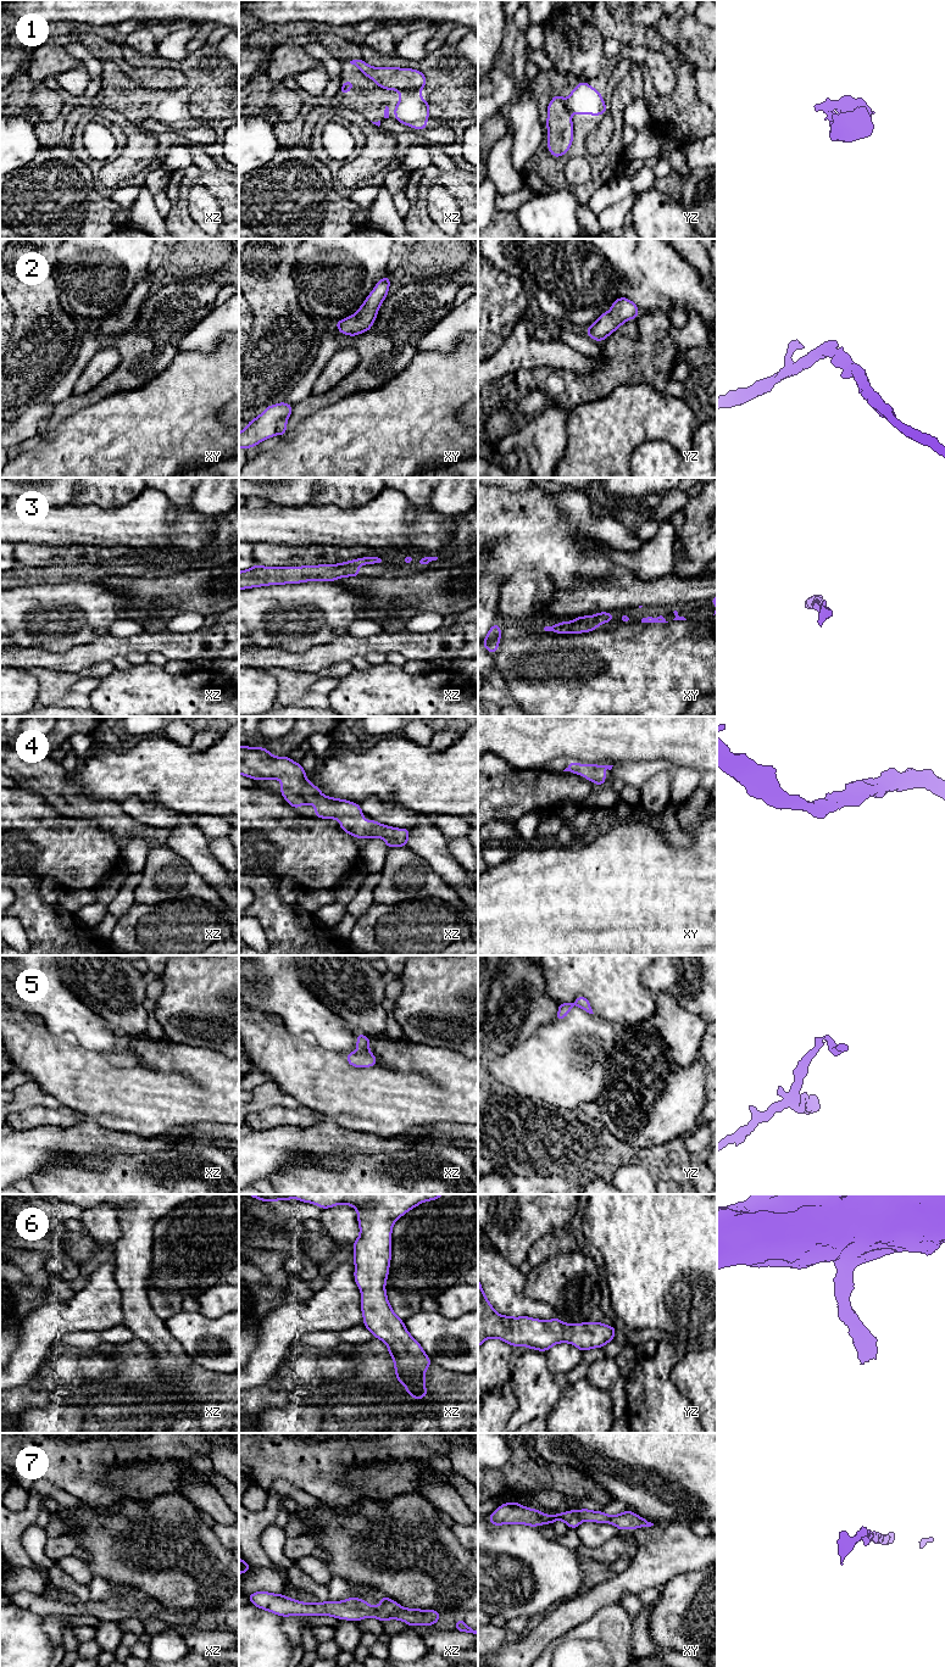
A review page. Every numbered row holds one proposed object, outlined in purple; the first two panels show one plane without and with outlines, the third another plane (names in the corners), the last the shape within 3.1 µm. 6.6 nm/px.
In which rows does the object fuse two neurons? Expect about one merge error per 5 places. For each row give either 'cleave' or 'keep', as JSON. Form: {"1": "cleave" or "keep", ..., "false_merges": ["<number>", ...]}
{"1": "cleave", "2": "keep", "3": "keep", "4": "keep", "5": "keep", "6": "keep", "7": "keep", "false_merges": ["1"]}

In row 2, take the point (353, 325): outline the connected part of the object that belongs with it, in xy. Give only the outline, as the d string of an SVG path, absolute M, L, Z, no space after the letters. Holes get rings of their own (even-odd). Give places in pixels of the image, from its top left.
M389 274L380 279L367 296L358 311L341 320L335 322L338 330L344 335L356 336L368 331L373 325L378 310L388 295L390 286Z

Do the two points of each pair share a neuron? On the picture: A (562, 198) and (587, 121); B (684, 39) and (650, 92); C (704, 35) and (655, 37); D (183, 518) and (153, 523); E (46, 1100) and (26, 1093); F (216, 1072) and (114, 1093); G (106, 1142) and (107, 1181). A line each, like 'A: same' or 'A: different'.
A: different
B: different
C: different
D: same
E: same
F: same
G: different

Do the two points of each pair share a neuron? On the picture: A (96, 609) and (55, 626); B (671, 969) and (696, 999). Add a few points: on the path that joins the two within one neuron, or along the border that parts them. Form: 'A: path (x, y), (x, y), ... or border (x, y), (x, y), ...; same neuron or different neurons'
A: path (87, 609), (65, 617); same neuron
B: path (678, 976), (694, 992); same neuron

